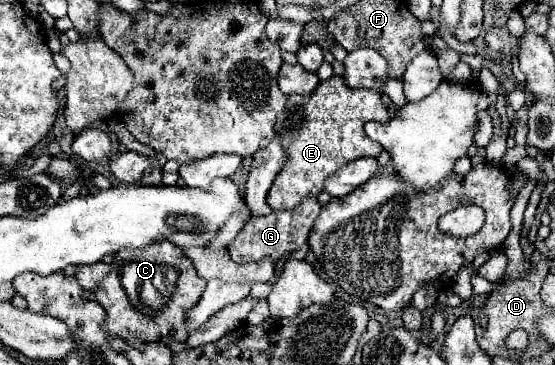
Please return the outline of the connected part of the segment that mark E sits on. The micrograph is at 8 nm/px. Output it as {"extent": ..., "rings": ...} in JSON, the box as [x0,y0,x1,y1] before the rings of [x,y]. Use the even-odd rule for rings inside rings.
{"extent":[267,76,389,210],"rings":[[[333,76],[321,82],[309,98],[295,94],[289,96],[289,104],[277,116],[275,124],[275,132],[281,136],[287,152],[287,162],[267,194],[267,204],[273,210],[291,210],[307,196],[317,198],[323,190],[325,178],[335,174],[347,162],[363,156],[377,158],[383,148],[377,142],[371,142],[363,130],[363,124],[369,120],[389,120],[381,94],[375,90],[351,90],[343,76]]]}

